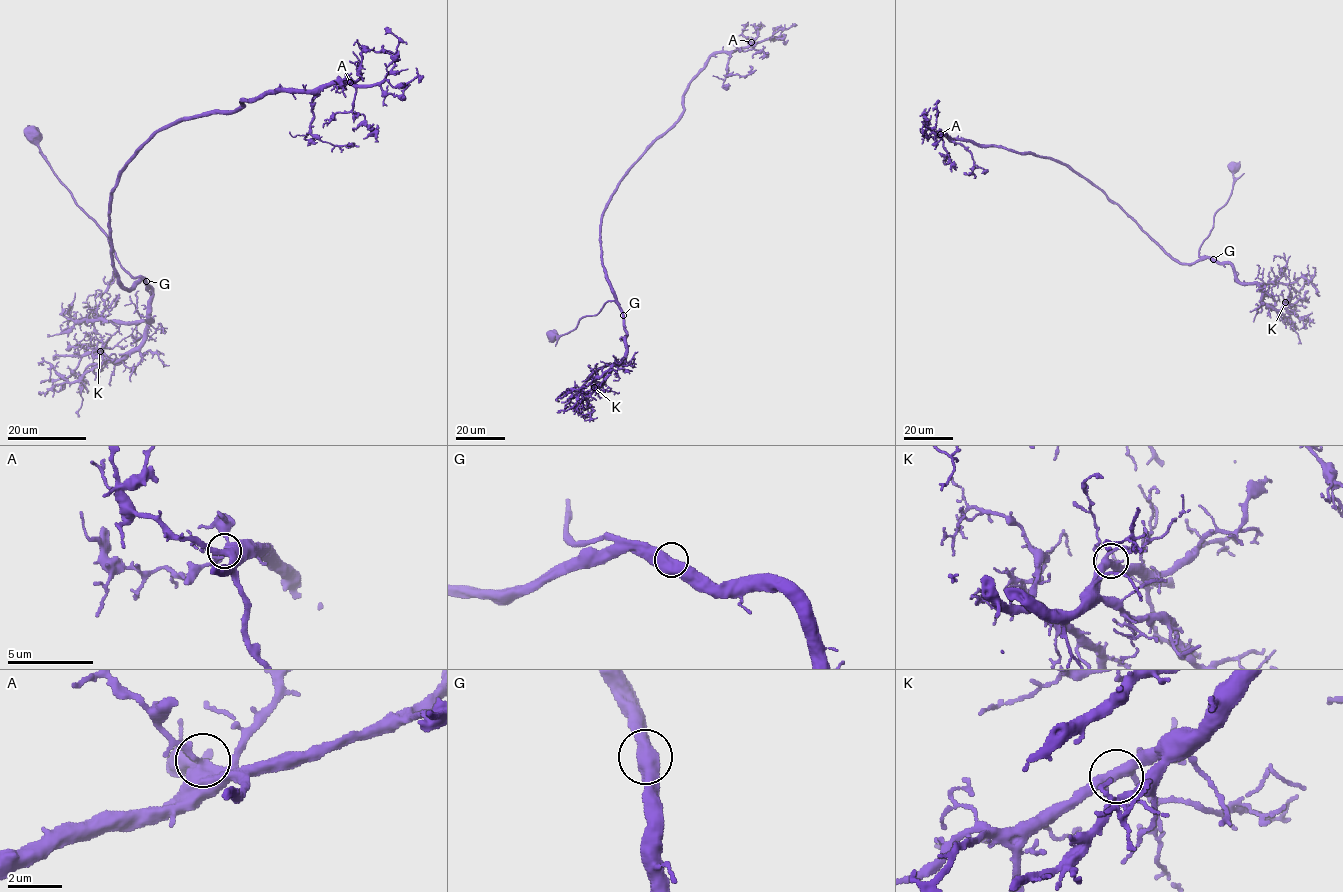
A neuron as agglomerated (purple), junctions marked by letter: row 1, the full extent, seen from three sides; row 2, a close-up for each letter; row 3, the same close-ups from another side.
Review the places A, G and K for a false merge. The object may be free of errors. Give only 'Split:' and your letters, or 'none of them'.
Split: none of them

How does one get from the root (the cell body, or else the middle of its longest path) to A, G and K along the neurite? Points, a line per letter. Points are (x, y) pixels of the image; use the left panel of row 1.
A: (34, 135), (138, 279), (129, 288), (113, 266), (109, 198), (159, 130), (267, 93), (350, 82)
G: (34, 135), (38, 136), (42, 157), (74, 202), (107, 236), (119, 264), (133, 277), (146, 282)
K: (34, 135), (42, 157), (107, 236), (119, 264), (151, 289), (144, 340), (113, 362), (100, 351)

